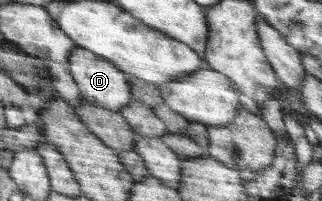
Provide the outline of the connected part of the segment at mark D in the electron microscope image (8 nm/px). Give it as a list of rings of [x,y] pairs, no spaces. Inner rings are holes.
[[[80,47],[72,52],[72,57],[68,58],[68,70],[78,86],[81,97],[94,106],[119,112],[133,100],[128,75],[124,71],[120,72],[108,59],[93,54],[87,49]]]

